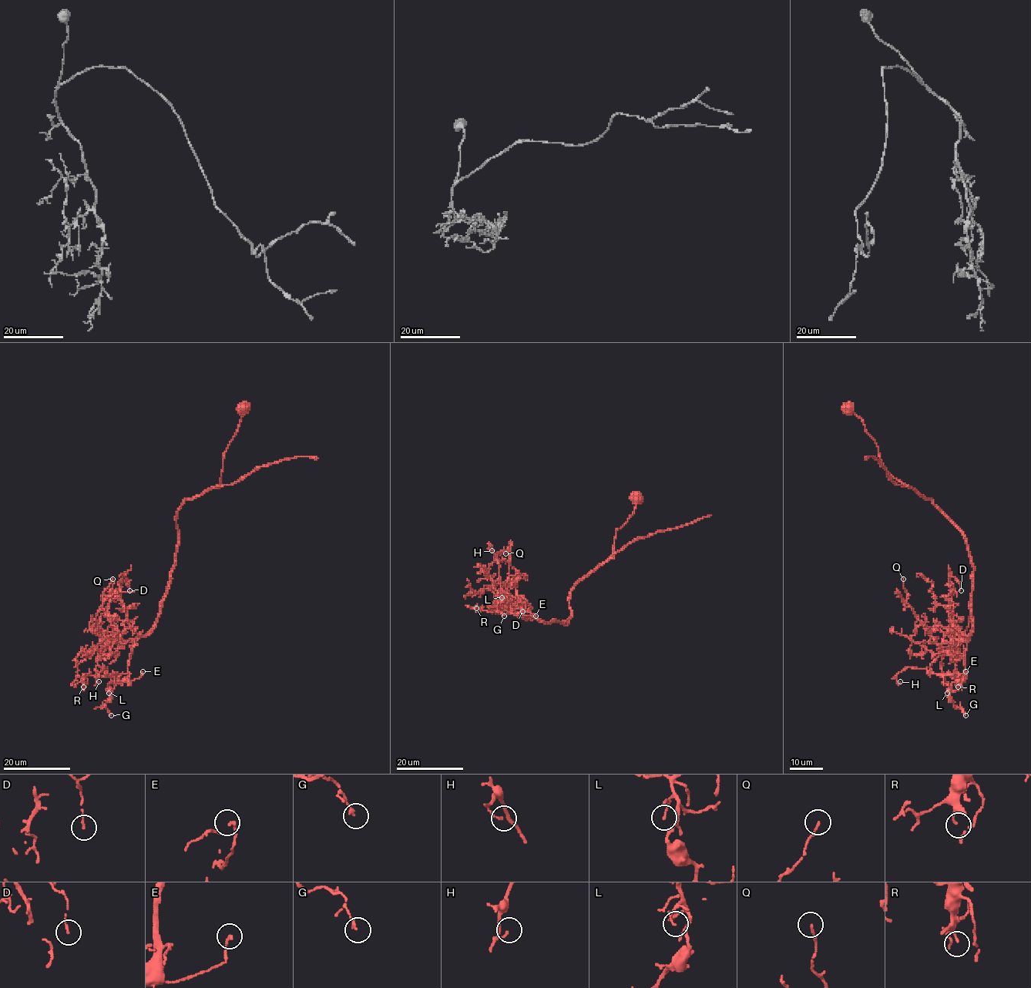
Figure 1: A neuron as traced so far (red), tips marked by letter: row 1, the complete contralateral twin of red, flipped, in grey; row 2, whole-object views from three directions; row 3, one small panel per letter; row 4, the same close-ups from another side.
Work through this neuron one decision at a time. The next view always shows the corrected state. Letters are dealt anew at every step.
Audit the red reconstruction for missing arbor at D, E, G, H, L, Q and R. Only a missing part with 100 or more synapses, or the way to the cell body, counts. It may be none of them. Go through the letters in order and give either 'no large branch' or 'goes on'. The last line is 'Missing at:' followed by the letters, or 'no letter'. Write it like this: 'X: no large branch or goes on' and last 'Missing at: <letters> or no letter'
D: no large branch
E: no large branch
G: no large branch
H: no large branch
L: no large branch
Q: no large branch
R: no large branch
Missing at: no letter

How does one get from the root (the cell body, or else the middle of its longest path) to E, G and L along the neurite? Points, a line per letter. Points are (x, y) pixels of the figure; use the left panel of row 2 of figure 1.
E: (243, 408), (219, 485), (186, 499), (177, 512), (168, 590), (155, 626), (131, 648), (128, 678), (142, 671)
G: (243, 408), (219, 485), (177, 512), (168, 590), (155, 626), (131, 648), (128, 675), (109, 684), (111, 715)
L: (243, 408), (219, 485), (177, 512), (158, 620), (109, 693)

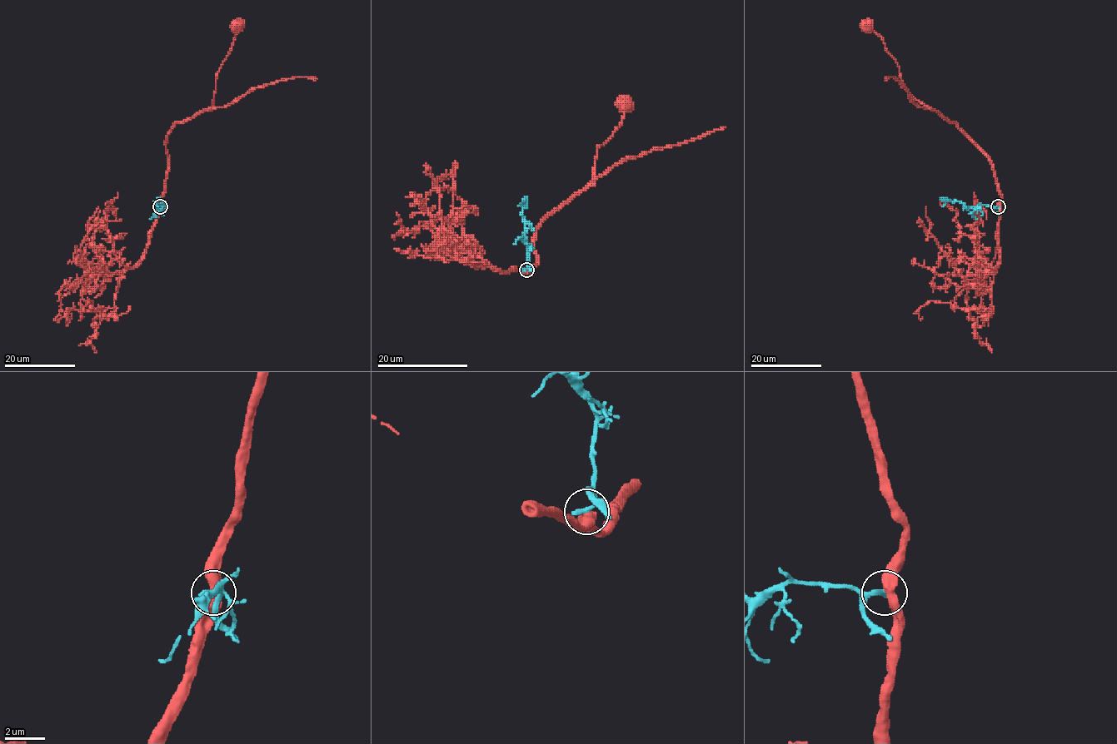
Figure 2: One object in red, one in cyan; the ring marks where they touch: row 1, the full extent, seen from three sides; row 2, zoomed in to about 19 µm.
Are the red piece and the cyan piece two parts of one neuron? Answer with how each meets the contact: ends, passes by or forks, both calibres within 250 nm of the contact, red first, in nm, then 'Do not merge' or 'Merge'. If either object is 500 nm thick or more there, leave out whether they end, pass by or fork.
At the ring red passes by. At the ring cyan ends. Thickness 480 nm (red) against 280 nm. Do not merge

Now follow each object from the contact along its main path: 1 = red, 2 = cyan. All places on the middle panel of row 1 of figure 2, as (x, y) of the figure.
1: (526, 270), (530, 274), (536, 264), (534, 231), (548, 215), (593, 179), (597, 148), (620, 124), (625, 105)
2: (526, 270), (527, 245), (524, 239), (526, 220), (521, 203), (524, 198)

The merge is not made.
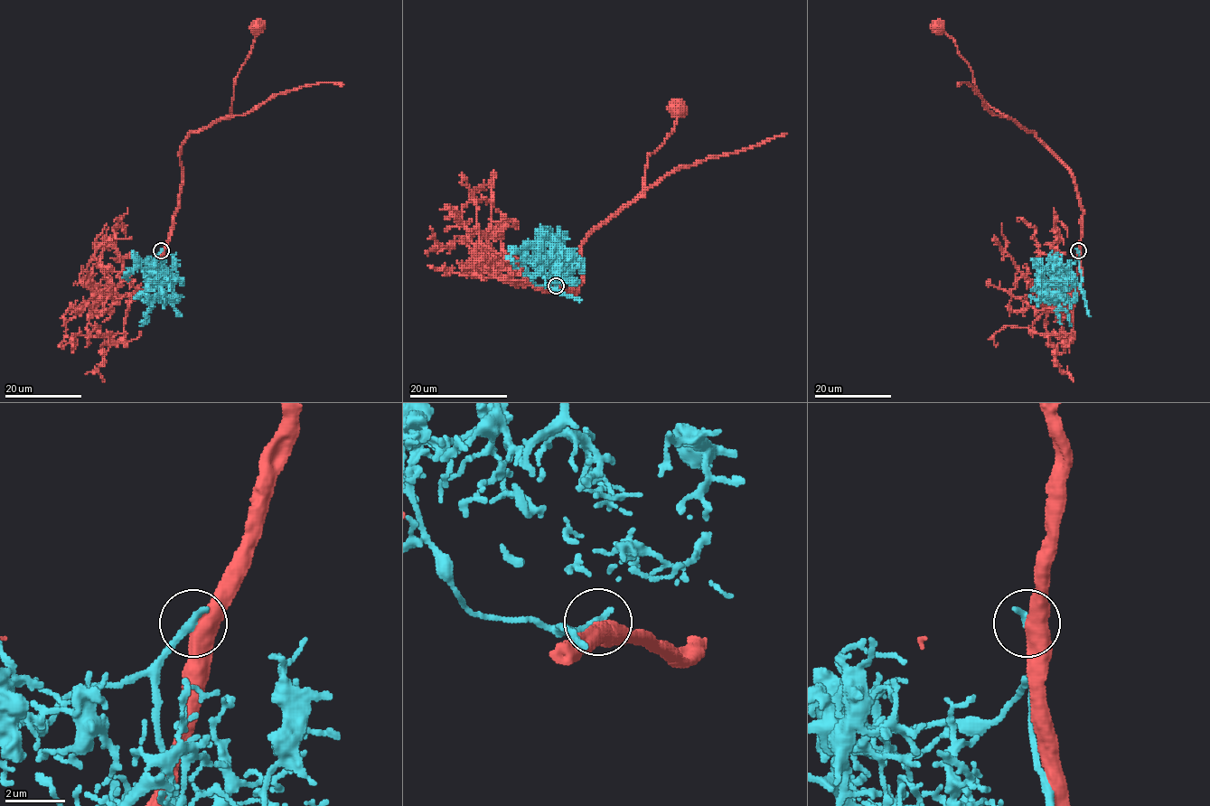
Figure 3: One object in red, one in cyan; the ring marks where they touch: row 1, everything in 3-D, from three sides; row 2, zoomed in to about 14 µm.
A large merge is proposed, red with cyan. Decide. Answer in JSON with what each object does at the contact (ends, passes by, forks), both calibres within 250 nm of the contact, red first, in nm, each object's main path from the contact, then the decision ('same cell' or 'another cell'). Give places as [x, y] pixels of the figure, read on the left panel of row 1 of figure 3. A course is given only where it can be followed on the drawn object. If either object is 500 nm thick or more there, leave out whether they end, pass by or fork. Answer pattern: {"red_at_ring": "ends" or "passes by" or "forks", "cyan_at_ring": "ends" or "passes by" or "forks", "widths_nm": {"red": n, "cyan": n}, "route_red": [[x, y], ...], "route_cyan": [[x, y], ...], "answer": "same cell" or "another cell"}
{"red_at_ring": "passes by", "cyan_at_ring": "ends", "widths_nm": {"red": 480, "cyan": 300}, "route_red": [[161, 251], [180, 195], [180, 146], [192, 131], [201, 131], [230, 115], [234, 86], [250, 53], [257, 26]], "route_cyan": [[161, 251], [157, 256], [161, 285], [157, 285], [149, 276], [145, 294], [147, 322], [139, 325]], "answer": "another cell"}

